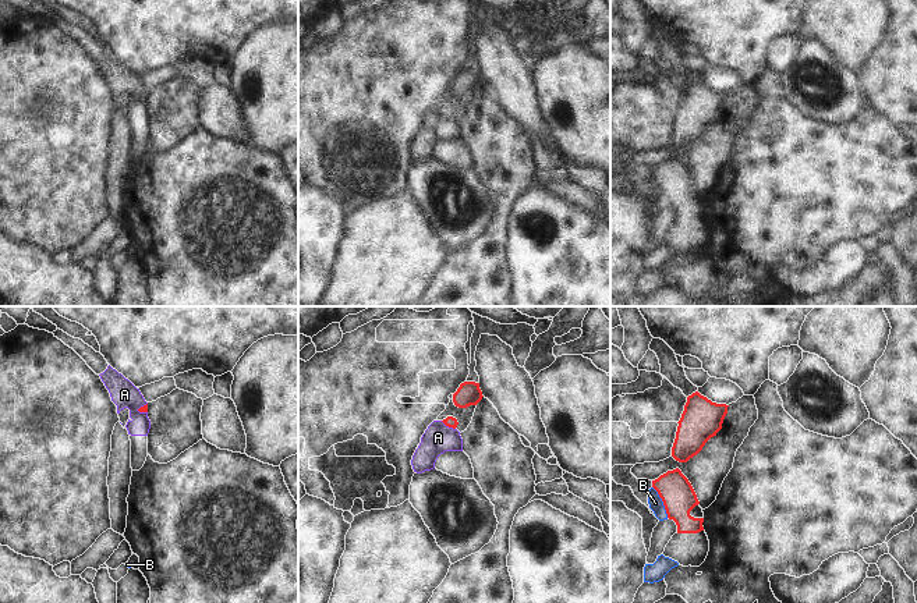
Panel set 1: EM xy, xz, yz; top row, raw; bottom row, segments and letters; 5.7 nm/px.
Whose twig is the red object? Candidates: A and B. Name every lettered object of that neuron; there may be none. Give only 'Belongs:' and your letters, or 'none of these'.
Belongs: A

